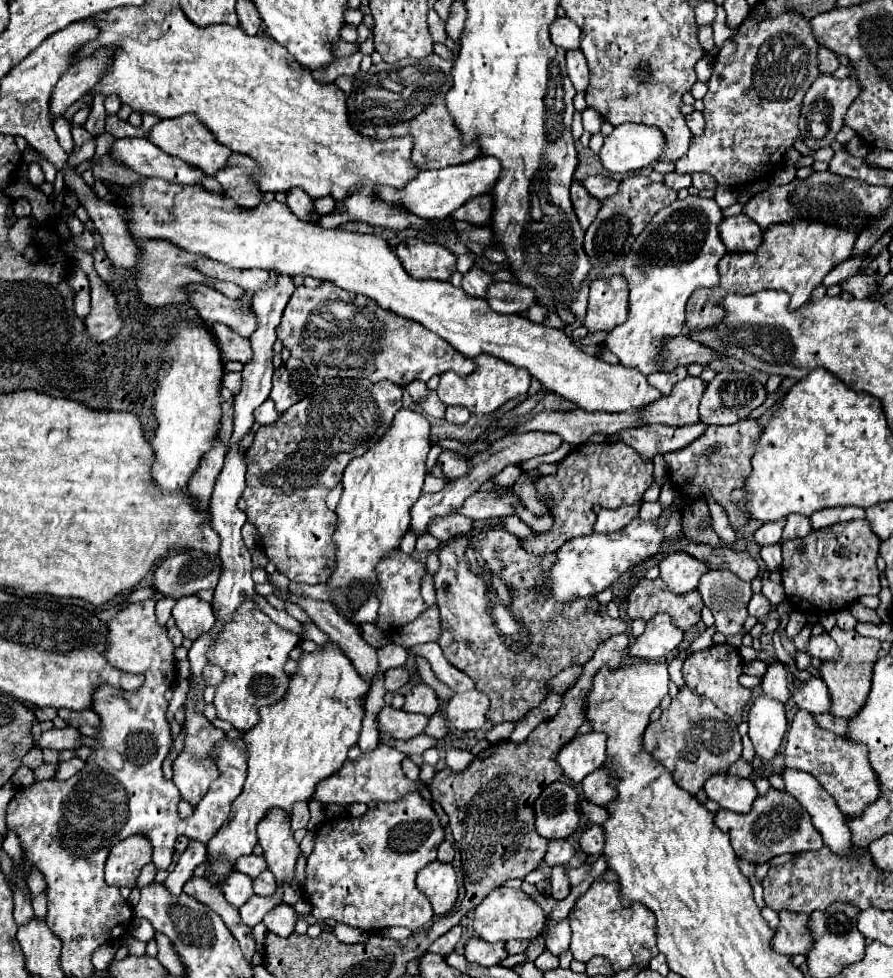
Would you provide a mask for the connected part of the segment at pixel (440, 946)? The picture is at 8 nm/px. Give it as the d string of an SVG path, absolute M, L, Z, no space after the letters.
M457 924L457 926L453 926L447 934L443 934L441 938L437 938L433 944L431 944L431 948L429 948L429 952L433 952L433 954L439 954L439 956L449 956L451 952L453 952L453 948L455 948L455 944L457 944L457 940L461 938L461 924Z

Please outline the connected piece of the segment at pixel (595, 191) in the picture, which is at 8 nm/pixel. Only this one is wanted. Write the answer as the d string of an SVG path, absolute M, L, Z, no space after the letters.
M599 174L599 176L587 176L587 180L583 180L583 186L597 200L605 200L607 196L613 196L617 192L619 182L611 176L601 176Z

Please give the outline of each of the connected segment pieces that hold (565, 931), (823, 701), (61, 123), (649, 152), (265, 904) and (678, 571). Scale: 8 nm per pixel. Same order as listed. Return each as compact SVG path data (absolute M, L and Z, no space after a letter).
M547 920L545 922L542 936L547 942L547 950L555 956L563 954L569 950L569 922L563 920L563 922L554 922L552 920Z
M811 676L811 680L801 682L803 686L797 686L793 690L793 700L797 708L813 712L813 714L823 714L829 712L831 698L825 682L819 676Z
M59 116L59 120L53 124L53 130L57 134L57 140L59 140L61 148L67 154L73 154L75 146L73 146L73 140L71 140L71 126L69 126L69 122L63 116Z
M647 124L617 126L599 150L605 170L613 174L633 174L653 164L663 152L663 132Z
M277 884L277 890L275 890L273 896L267 896L267 898L263 898L263 896L251 896L251 898L239 908L241 920L243 920L245 924L255 926L255 924L259 924L259 922L263 920L263 916L265 916L271 908L279 906L281 902L283 902L283 884Z
M687 552L667 554L661 560L659 570L661 570L661 578L675 594L687 594L689 590L695 590L699 584L699 578L705 572L709 572L709 568L703 562L689 556Z

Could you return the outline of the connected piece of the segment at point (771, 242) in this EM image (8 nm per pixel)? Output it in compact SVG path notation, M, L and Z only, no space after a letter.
M793 220L793 222L787 222L787 224L775 224L771 228L765 230L763 234L763 244L755 250L755 252L727 252L727 256L723 256L723 260L717 264L719 268L719 276L721 276L721 282L719 286L715 288L697 288L695 294L691 296L691 300L687 302L687 320L689 324L685 328L691 326L691 320L693 320L693 330L701 330L705 326L713 326L717 324L725 312L723 308L719 308L719 300L731 292L735 294L755 294L759 290L767 290L767 288L773 288L773 290L785 290L787 294L791 294L791 304L789 308L799 308L803 306L813 288L817 288L821 284L821 280L841 262L849 260L851 254L853 254L853 246L855 246L855 240L857 240L859 232L855 232L853 228L841 228L841 226L835 226L835 224L825 224L825 222L807 222L807 220Z

